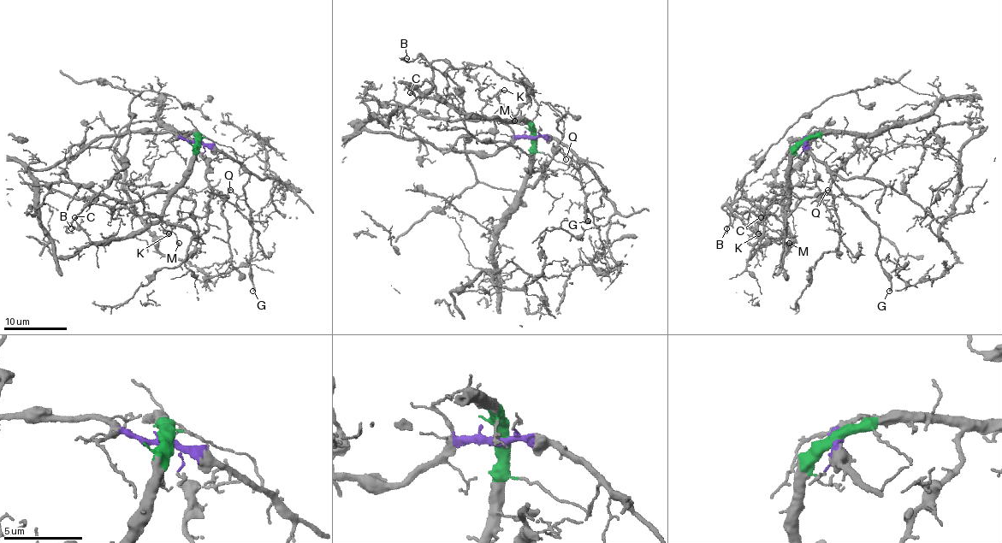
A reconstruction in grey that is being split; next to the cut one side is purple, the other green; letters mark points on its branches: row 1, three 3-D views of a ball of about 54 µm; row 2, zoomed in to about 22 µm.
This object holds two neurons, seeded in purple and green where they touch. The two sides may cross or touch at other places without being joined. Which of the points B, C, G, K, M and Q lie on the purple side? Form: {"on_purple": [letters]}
{"on_purple": ["B", "G"]}

